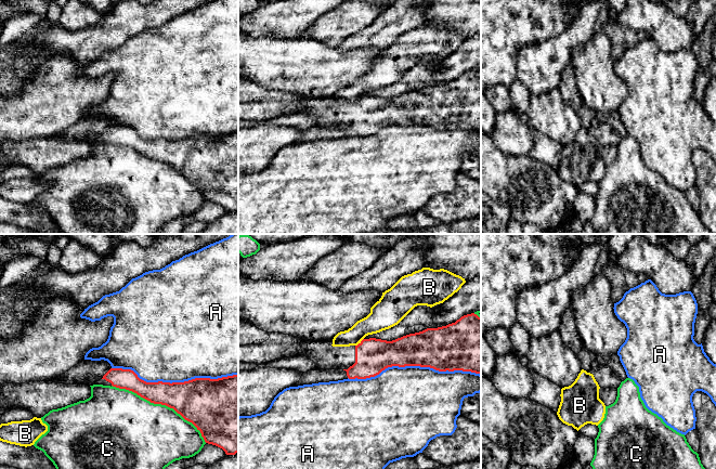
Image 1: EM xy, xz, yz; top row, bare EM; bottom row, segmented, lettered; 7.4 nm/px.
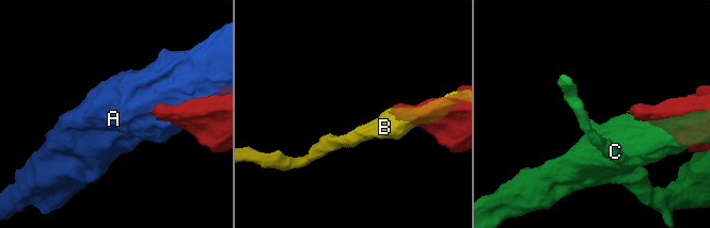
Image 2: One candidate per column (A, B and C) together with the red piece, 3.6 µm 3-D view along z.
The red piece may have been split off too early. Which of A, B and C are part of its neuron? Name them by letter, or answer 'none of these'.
none of these

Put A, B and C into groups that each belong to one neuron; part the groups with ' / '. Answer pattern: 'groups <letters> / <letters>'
groups A / B / C

